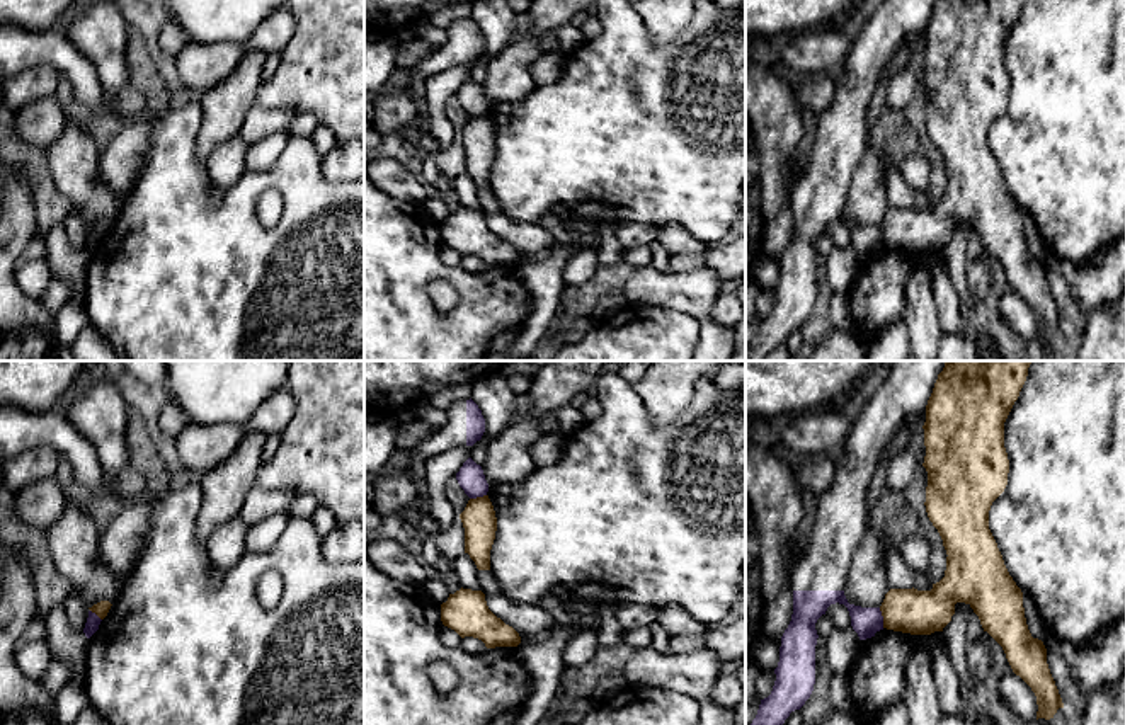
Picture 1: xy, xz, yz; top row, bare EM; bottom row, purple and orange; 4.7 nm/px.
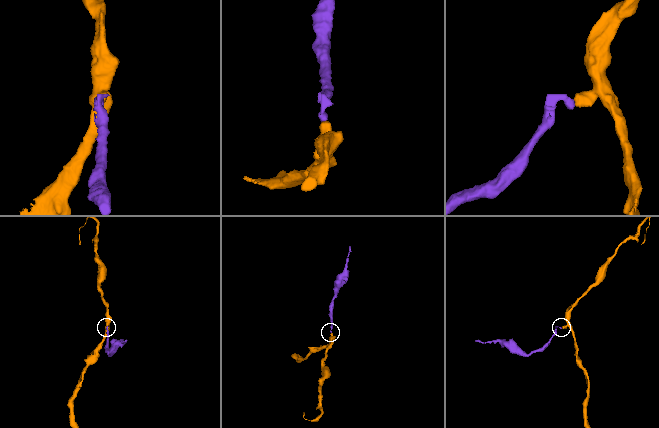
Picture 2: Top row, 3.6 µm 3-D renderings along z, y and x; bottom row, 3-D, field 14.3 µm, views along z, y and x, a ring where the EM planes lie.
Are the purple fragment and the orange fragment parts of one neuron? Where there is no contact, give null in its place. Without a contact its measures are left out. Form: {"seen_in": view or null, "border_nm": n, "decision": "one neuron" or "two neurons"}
{"seen_in": "yz", "border_nm": 100, "decision": "two neurons"}

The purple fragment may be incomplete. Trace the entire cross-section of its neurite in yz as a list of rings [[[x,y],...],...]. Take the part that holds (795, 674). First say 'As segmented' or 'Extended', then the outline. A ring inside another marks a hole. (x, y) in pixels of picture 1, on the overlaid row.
Extended. [[[895,361],[842,442],[834,483],[819,495],[805,557],[793,567],[793,614],[781,637],[776,681],[751,725],[783,725],[815,684],[817,619],[831,604],[844,604],[859,640],[883,630],[880,608],[849,604],[844,591],[856,548],[868,528],[868,488],[897,431],[926,410],[946,361]]]

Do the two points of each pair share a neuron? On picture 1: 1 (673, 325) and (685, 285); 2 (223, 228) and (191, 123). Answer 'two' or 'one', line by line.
1: two
2: one

